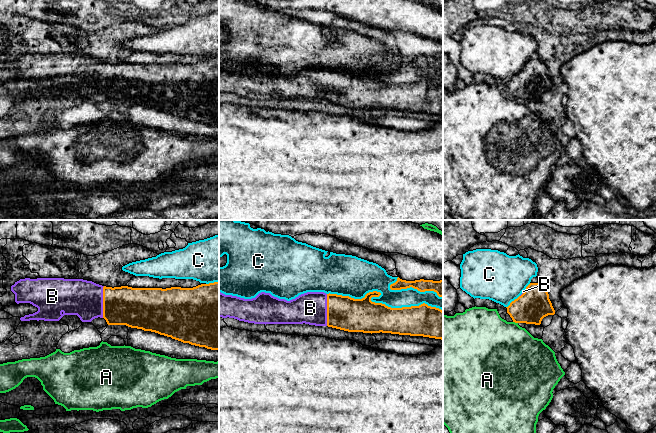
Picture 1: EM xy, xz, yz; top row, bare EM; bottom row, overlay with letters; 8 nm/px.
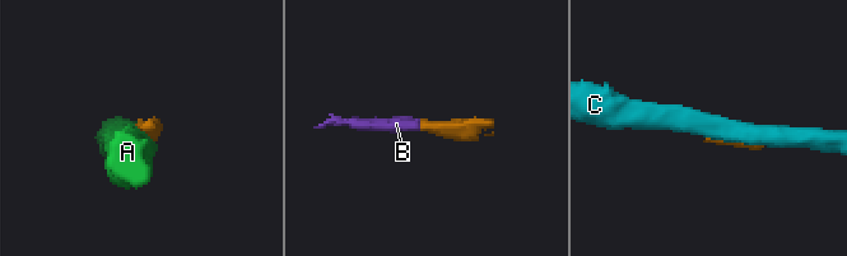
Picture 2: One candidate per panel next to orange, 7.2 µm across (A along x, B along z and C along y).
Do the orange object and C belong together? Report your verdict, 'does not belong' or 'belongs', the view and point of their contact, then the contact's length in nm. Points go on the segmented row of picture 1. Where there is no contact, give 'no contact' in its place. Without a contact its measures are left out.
does not belong; contact xz (374, 302); length 950 nm

